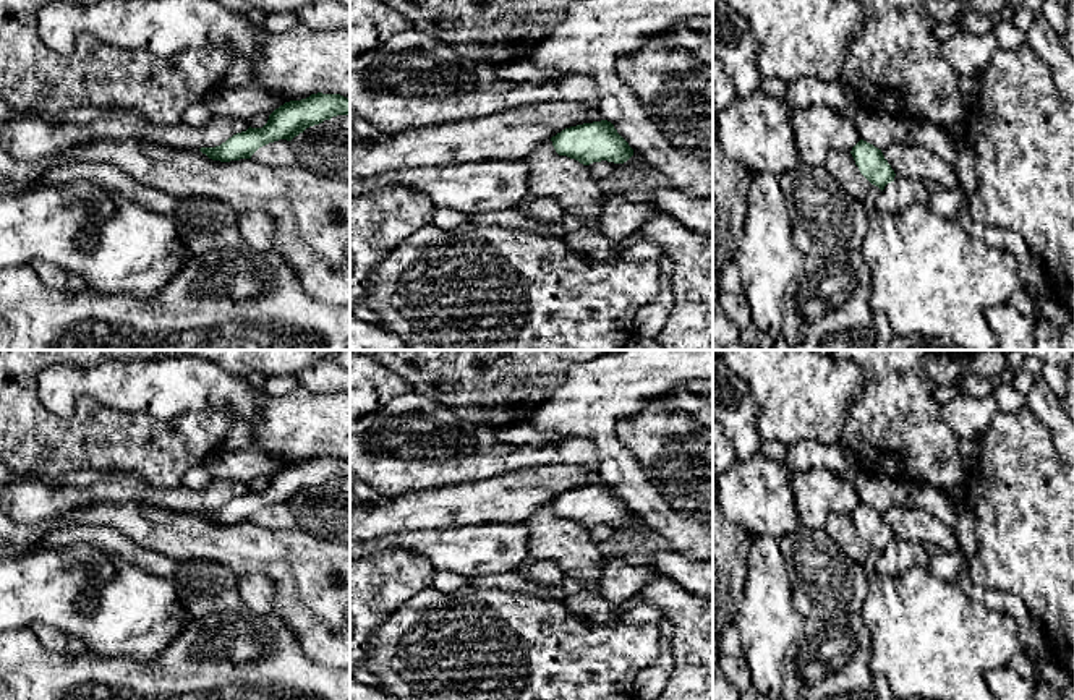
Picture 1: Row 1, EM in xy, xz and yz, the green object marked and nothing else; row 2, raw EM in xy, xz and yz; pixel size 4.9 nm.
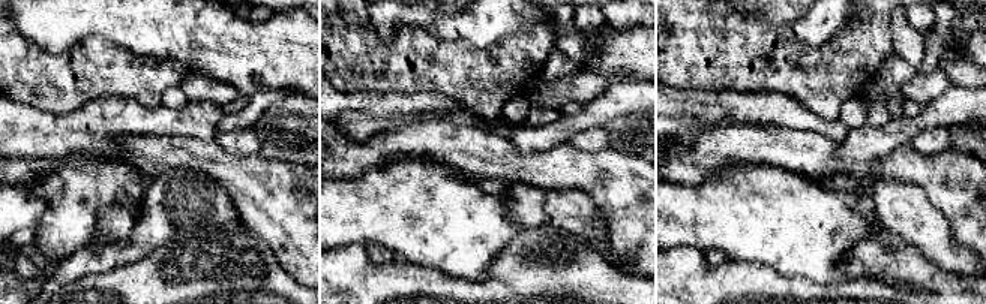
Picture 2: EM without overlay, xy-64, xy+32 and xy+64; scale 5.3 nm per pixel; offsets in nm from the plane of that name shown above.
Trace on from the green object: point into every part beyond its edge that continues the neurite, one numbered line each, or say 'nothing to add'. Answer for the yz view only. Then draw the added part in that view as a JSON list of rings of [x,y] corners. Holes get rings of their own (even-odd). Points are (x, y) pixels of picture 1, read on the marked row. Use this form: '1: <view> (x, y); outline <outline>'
nothing to add

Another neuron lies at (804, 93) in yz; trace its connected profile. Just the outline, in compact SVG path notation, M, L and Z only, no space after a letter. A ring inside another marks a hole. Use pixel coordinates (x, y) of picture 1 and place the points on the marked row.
M802 78L787 84L786 102L794 109L813 105L846 109L854 104L854 99L837 81L826 83L815 78Z

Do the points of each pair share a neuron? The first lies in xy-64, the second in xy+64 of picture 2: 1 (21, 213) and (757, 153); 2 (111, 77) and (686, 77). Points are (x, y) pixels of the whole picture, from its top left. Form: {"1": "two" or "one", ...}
{"1": "two", "2": "one"}

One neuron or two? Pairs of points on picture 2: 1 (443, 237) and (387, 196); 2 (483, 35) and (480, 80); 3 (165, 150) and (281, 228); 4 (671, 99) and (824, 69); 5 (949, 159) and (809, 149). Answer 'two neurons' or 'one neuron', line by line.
1: one neuron
2: two neurons
3: one neuron
4: two neurons
5: one neuron

